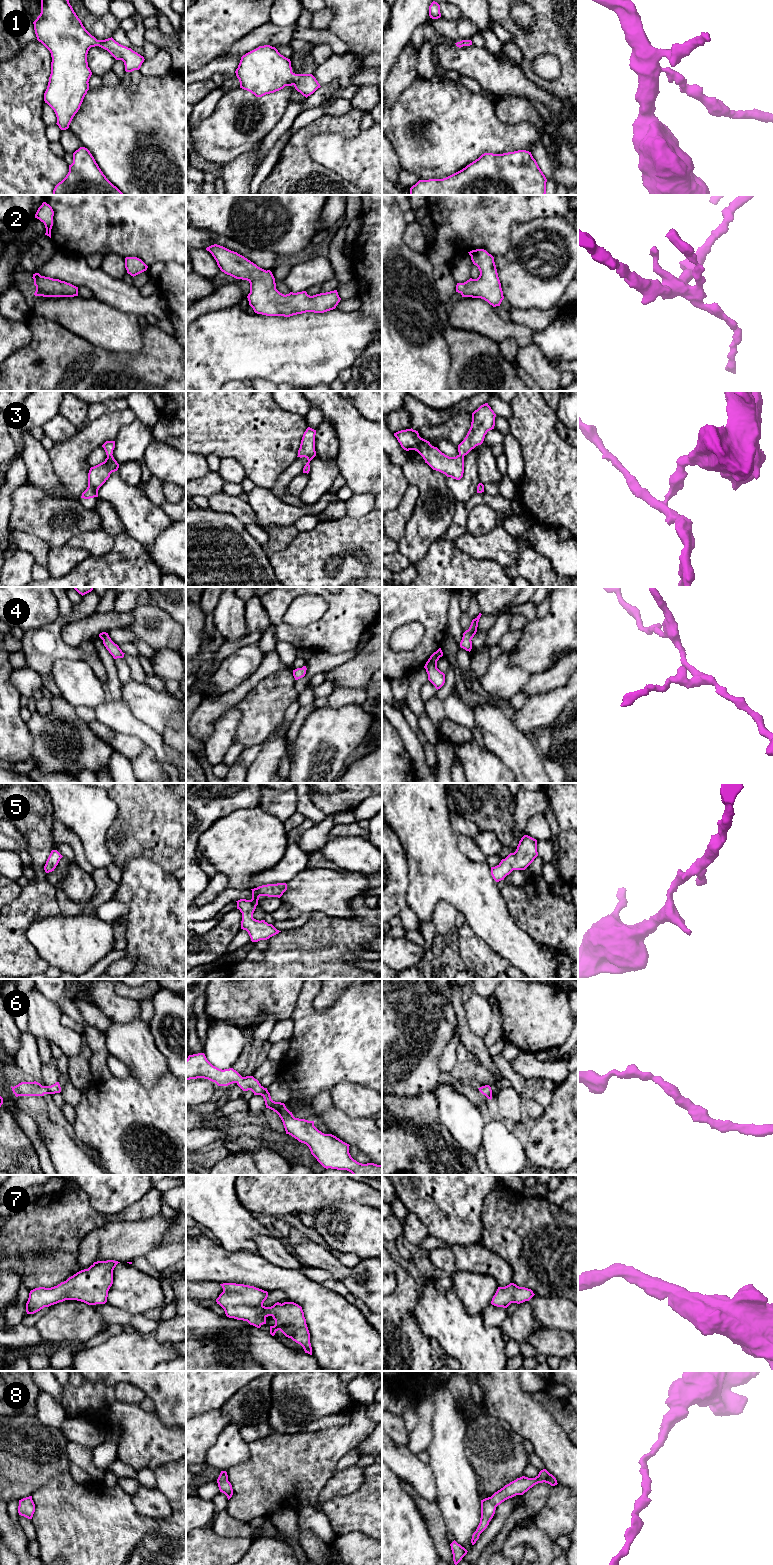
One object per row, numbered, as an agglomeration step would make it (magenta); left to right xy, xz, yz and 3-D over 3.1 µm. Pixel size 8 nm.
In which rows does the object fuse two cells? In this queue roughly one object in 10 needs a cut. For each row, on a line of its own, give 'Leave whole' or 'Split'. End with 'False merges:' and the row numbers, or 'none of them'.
1: Leave whole
2: Leave whole
3: Leave whole
4: Leave whole
5: Leave whole
6: Leave whole
7: Leave whole
8: Leave whole
False merges: none of them

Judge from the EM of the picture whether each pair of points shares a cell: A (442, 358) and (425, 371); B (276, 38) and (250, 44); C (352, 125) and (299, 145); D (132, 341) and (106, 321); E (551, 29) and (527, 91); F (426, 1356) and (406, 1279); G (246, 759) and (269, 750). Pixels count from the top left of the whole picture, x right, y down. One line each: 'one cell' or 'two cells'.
A: one cell
B: one cell
C: one cell
D: one cell
E: two cells
F: one cell
G: two cells

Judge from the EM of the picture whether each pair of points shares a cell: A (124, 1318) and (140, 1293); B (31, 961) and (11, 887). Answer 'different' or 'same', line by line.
A: different
B: different

